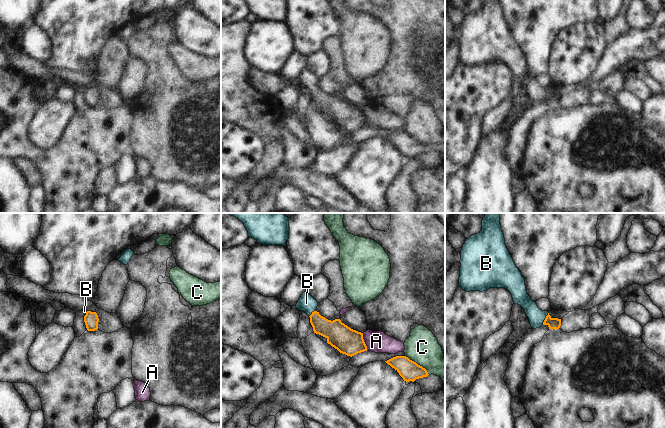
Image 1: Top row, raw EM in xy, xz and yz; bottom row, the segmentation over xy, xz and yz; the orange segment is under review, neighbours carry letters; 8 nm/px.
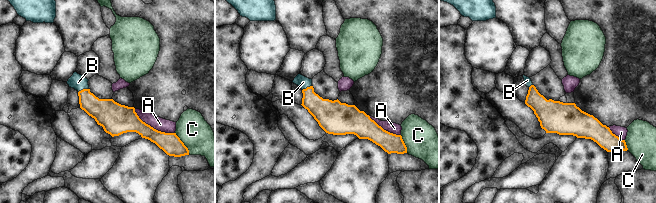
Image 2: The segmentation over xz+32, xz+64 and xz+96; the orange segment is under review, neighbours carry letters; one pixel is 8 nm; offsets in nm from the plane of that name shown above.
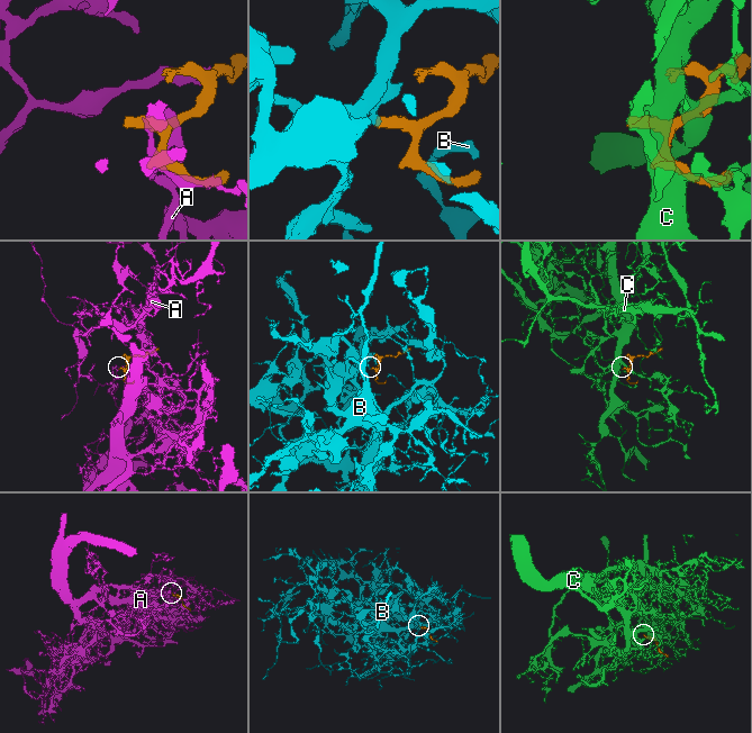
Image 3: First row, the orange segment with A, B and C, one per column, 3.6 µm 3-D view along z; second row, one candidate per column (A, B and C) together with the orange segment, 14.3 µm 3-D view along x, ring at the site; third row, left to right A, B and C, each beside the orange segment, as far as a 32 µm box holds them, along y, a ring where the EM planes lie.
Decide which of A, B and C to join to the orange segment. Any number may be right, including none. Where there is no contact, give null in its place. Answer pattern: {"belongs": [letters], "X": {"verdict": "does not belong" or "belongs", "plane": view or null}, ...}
{"belongs": ["B"], "A": {"verdict": "does not belong", "plane": "xz"}, "B": {"verdict": "belongs", "plane": "yz"}, "C": {"verdict": "does not belong", "plane": "xz"}}

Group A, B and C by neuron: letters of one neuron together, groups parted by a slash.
A / B / C

